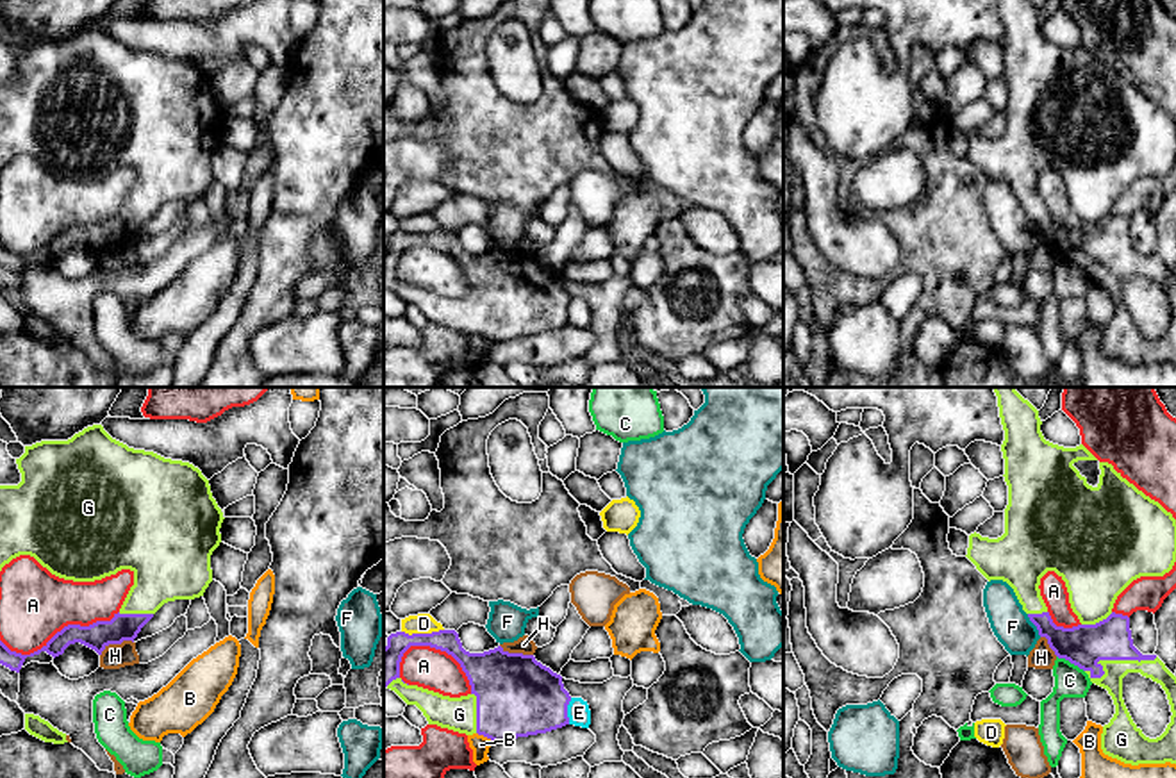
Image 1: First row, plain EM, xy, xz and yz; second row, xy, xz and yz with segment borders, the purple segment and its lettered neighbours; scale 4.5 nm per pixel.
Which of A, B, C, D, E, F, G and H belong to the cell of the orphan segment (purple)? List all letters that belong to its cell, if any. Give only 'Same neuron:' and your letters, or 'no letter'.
Same neuron: G

